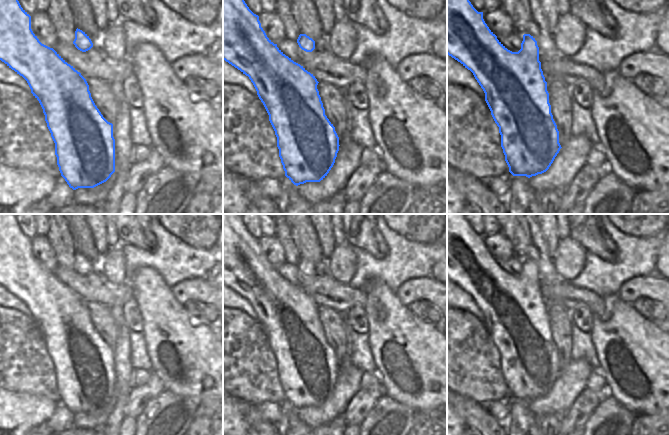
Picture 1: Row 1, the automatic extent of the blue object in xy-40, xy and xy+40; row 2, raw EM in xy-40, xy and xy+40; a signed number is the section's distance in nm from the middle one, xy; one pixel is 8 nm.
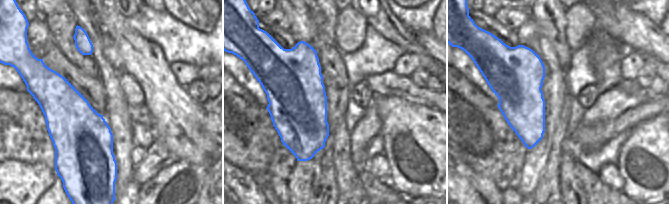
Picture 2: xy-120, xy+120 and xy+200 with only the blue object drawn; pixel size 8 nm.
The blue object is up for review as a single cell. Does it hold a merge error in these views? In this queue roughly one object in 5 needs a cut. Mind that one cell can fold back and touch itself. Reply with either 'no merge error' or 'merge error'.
no merge error

